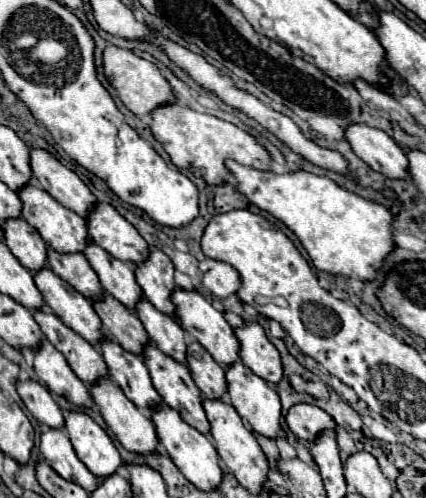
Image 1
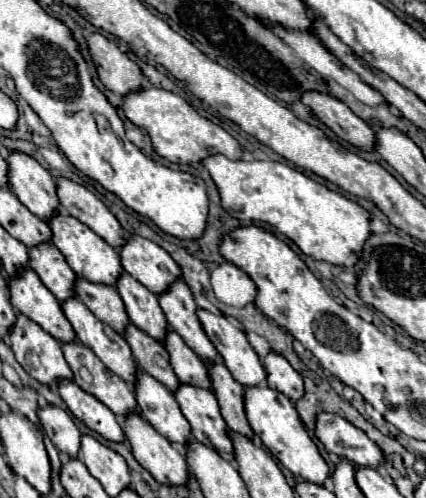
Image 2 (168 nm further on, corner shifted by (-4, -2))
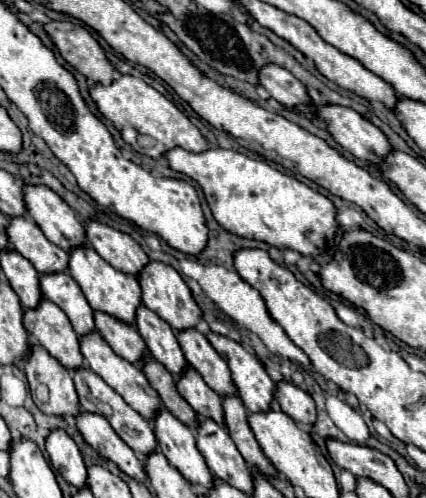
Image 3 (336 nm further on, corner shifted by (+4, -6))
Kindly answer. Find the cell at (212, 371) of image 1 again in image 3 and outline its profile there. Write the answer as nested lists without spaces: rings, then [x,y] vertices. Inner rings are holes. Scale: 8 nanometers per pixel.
[[[224,395],[222,407],[224,407],[224,421],[226,421],[228,435],[234,441],[236,449],[242,453],[242,457],[248,461],[248,465],[258,469],[264,475],[274,475],[276,469],[260,451],[260,447],[254,439],[254,433],[248,427],[248,415],[246,415],[248,411],[242,405],[240,397],[238,395]]]

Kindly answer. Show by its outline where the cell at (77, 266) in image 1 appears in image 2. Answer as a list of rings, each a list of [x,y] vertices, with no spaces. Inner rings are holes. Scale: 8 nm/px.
[[[78,277],[76,295],[102,323],[112,327],[116,333],[124,335],[126,327],[130,325],[130,319],[124,309],[124,301],[114,287],[100,285],[100,283],[96,285]]]

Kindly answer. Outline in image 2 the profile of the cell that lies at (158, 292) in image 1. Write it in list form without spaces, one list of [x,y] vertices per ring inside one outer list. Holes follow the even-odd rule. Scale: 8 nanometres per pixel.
[[[178,279],[172,283],[172,287],[158,297],[160,307],[168,319],[168,325],[184,339],[184,343],[206,363],[214,363],[220,355],[208,335],[202,329],[202,323],[196,315],[196,303],[192,299],[192,293],[188,285]]]

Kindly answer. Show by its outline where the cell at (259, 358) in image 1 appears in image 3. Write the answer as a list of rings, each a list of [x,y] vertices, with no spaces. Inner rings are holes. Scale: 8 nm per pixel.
[[[276,381],[276,401],[280,409],[296,423],[312,425],[316,421],[316,407],[312,397],[290,381]]]

